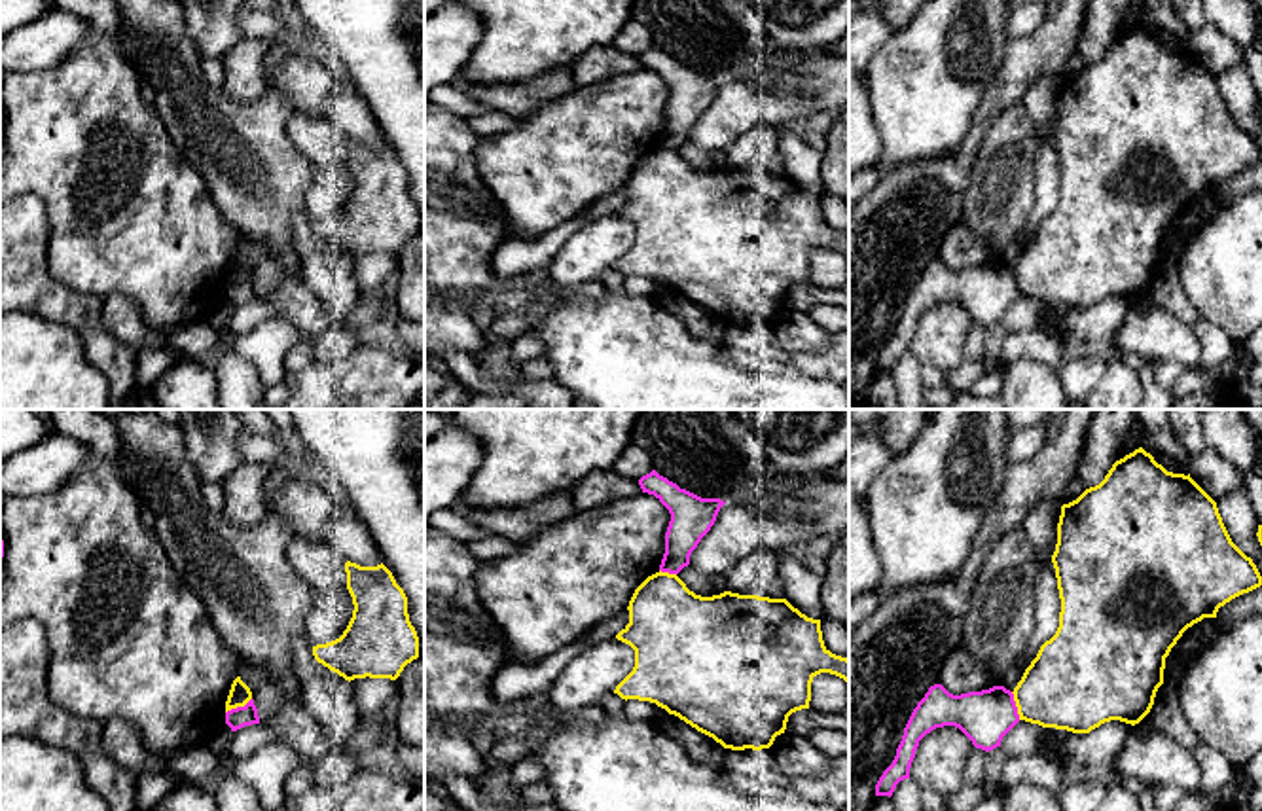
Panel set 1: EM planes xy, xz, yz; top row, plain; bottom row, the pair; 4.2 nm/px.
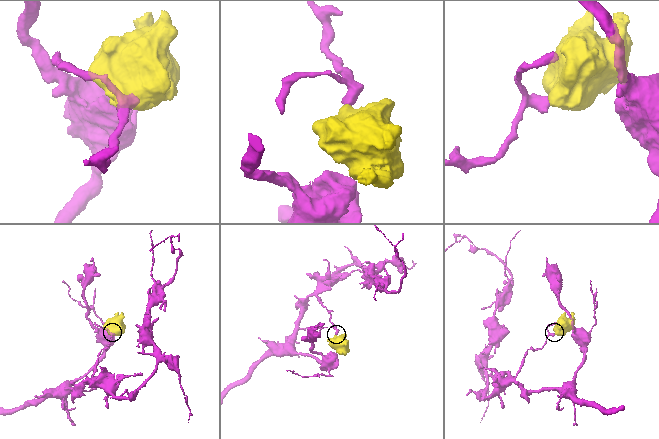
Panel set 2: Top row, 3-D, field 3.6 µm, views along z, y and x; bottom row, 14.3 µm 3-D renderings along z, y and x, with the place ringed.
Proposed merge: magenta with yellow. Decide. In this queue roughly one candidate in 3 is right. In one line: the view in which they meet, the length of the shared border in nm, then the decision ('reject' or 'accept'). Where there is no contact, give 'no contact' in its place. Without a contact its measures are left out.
yz | 130 nm | reject

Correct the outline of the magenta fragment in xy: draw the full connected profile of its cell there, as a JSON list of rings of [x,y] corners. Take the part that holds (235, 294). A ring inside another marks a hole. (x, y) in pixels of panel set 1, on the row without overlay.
[[[250,275],[244,282],[227,286],[225,299],[231,303],[231,307],[237,307],[244,301],[260,299],[260,292],[258,292],[254,275]]]

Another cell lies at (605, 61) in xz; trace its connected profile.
[[[597,45],[570,64],[570,74],[576,87],[584,87],[639,68],[642,68],[639,57],[614,45]]]

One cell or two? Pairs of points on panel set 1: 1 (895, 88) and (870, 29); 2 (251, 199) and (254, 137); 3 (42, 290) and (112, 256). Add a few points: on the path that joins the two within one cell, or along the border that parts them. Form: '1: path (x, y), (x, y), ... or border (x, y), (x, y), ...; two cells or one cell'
1: border (895, 31), (868, 63); two cells
2: path (251, 184), (251, 152); one cell
3: border (48, 237), (50, 271), (63, 283), (101, 298); two cells

